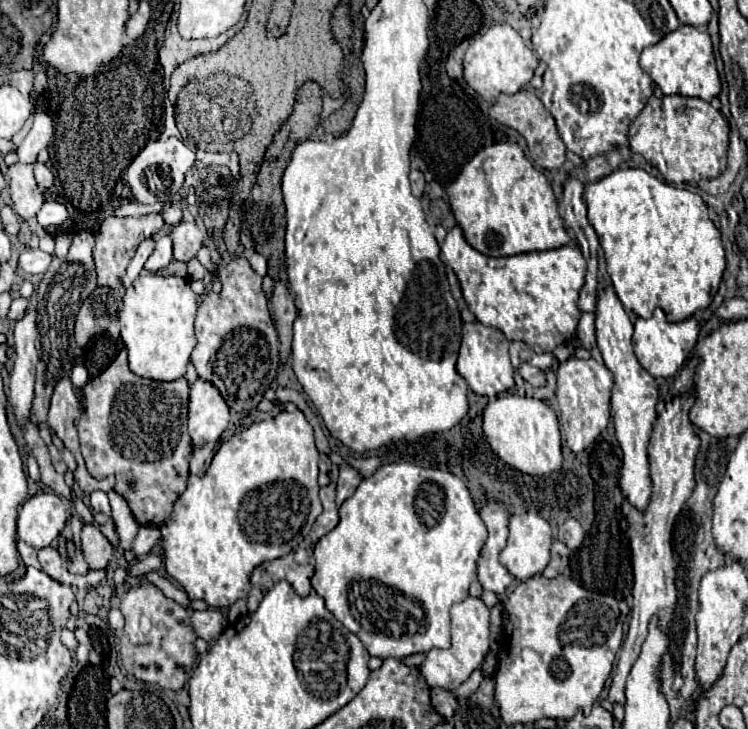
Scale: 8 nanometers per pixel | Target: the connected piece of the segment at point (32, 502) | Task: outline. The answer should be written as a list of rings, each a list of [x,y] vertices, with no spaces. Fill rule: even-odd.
[[[51,491],[27,499],[17,517],[17,537],[37,551],[49,547],[67,521],[67,509]]]

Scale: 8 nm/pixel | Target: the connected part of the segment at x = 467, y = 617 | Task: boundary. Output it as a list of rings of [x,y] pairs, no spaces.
[[[467,597],[455,603],[451,609],[451,637],[453,645],[447,651],[429,651],[421,665],[421,675],[429,687],[457,689],[469,675],[481,667],[485,653],[489,651],[489,609],[477,597]]]

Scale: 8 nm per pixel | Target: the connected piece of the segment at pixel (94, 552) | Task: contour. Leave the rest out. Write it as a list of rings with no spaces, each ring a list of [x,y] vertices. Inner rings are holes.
[[[85,523],[81,531],[81,543],[83,543],[83,557],[89,565],[89,569],[107,569],[113,559],[113,545],[109,539],[99,531],[99,527]]]

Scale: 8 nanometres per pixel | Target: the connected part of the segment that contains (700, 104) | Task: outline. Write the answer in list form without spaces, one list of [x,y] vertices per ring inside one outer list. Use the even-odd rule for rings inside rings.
[[[651,95],[627,133],[629,149],[643,155],[671,185],[715,179],[727,167],[729,123],[711,103],[683,95]]]

